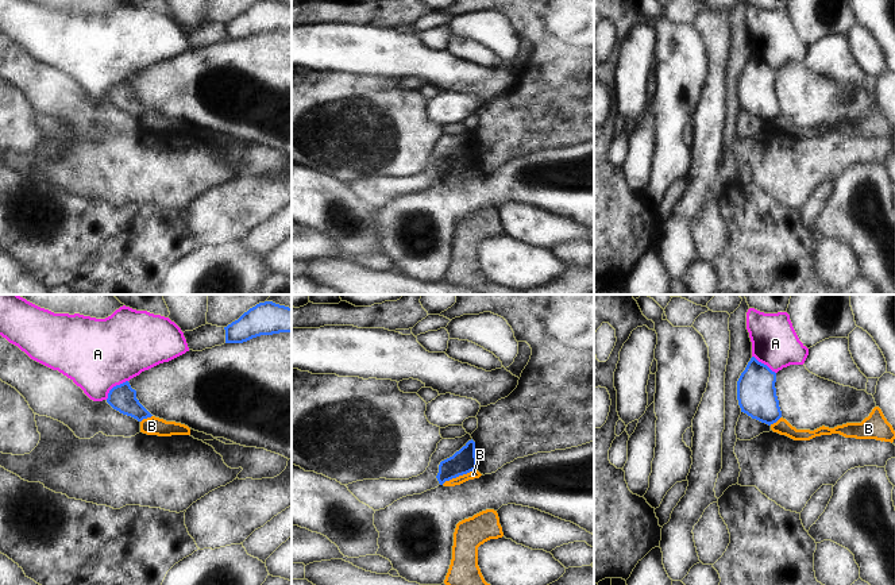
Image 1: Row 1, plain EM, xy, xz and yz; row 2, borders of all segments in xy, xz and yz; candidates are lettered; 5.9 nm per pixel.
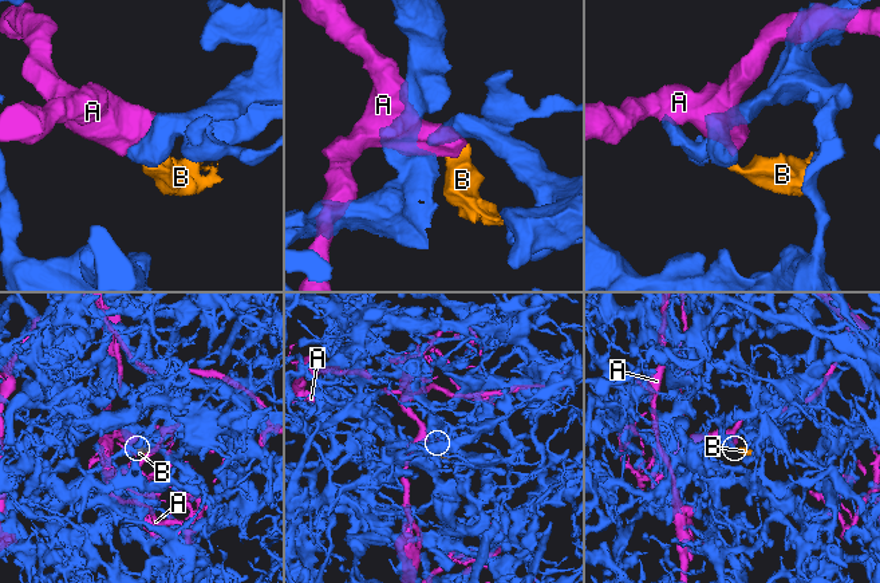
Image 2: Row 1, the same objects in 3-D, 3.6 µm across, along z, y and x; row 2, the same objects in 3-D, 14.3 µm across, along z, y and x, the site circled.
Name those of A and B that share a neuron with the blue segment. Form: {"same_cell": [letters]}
{"same_cell": []}

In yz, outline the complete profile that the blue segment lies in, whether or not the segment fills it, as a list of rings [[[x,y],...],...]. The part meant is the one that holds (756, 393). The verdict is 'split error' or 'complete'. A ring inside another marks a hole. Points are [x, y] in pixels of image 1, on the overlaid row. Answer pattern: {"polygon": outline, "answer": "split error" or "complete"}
{"polygon": [[[751,358],[737,381],[737,400],[741,412],[768,426],[782,417],[776,396],[776,373]]], "answer": "complete"}

